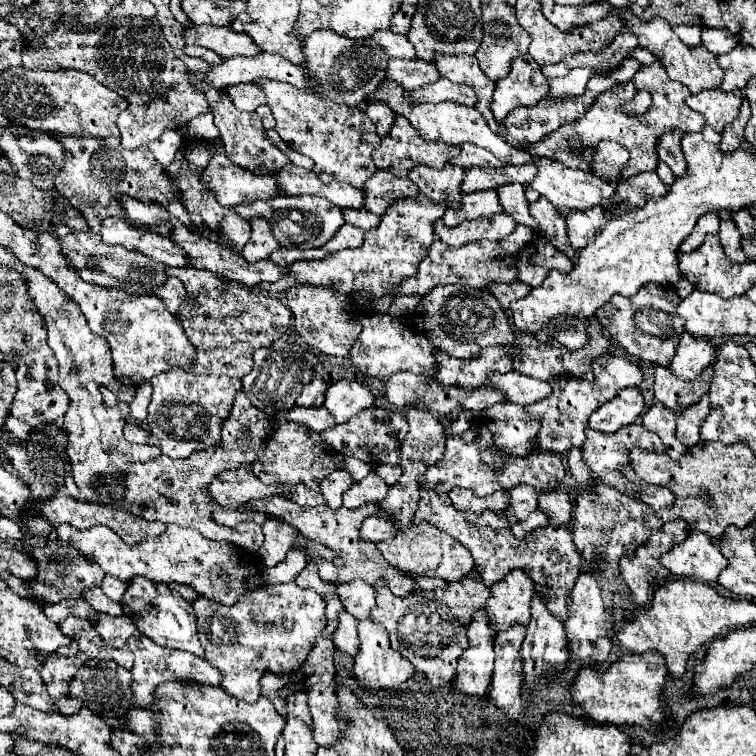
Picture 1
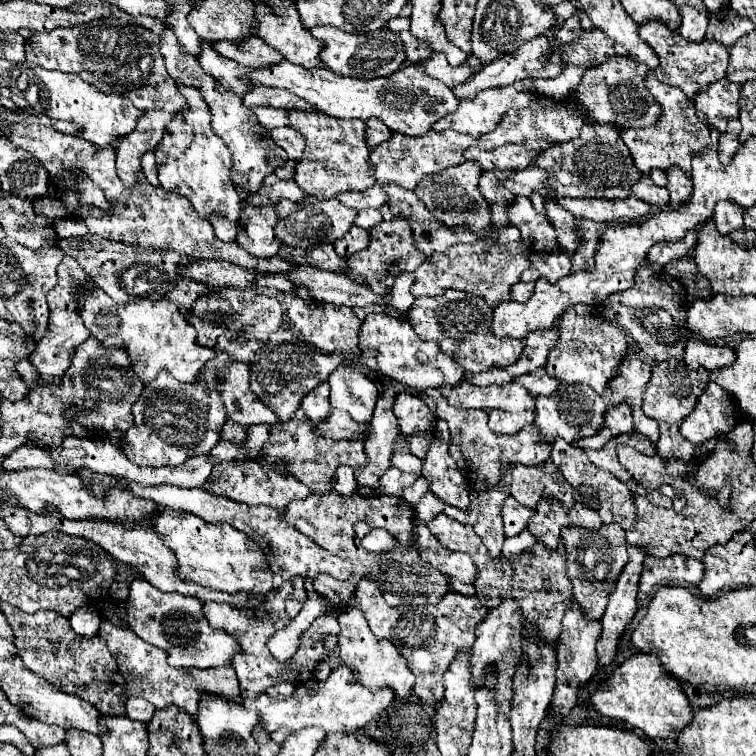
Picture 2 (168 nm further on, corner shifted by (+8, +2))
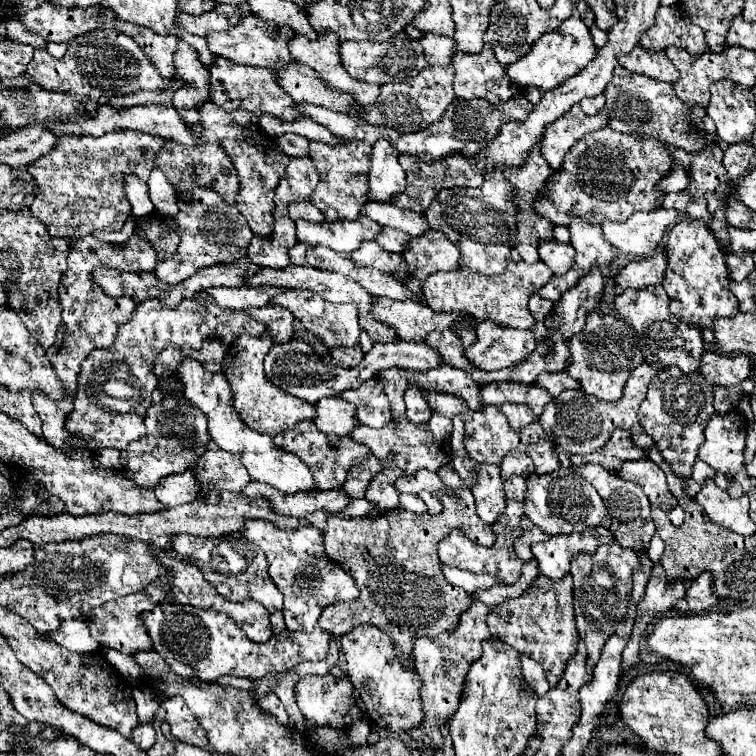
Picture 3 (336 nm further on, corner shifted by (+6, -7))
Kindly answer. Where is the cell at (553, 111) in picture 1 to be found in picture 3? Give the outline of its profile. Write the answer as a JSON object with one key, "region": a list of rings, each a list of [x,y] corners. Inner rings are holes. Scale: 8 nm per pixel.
{"region":[[[400,155],[400,165],[406,171],[406,189],[404,193],[396,195],[396,207],[400,209],[410,209],[416,213],[422,213],[430,207],[432,199],[438,195],[438,191],[442,189],[452,189],[452,187],[480,187],[482,179],[480,175],[476,175],[476,167],[472,167],[470,157],[466,155],[450,155],[448,159],[440,161],[440,163],[424,163],[420,159],[412,159],[412,155]]]}

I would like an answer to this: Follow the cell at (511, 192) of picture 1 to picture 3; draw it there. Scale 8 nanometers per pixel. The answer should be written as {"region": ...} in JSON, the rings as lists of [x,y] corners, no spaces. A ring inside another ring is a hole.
{"region":[[[558,241],[540,243],[538,253],[540,253],[540,259],[554,271],[554,275],[564,275],[564,271],[572,269],[574,255],[576,255],[572,245],[564,245]]]}

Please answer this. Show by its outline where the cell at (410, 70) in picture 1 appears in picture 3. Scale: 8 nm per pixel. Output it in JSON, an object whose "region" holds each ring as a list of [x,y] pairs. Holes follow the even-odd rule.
{"region":[[[484,45],[482,51],[478,53],[464,53],[464,51],[458,51],[454,55],[454,61],[452,61],[452,67],[456,71],[456,79],[454,79],[454,91],[456,91],[456,97],[460,99],[474,99],[474,97],[484,97],[488,103],[496,105],[496,103],[502,103],[502,101],[508,101],[512,99],[514,95],[518,95],[522,91],[520,85],[516,85],[508,73],[506,73],[506,65],[500,65],[494,57],[494,51],[490,45]]]}

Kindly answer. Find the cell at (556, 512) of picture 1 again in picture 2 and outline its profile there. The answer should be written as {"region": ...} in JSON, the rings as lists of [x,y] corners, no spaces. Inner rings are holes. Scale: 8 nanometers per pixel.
{"region":[[[542,498],[536,506],[536,514],[530,518],[528,528],[530,532],[542,540],[546,546],[558,546],[560,530],[564,526],[586,526],[586,528],[598,528],[602,522],[598,520],[596,512],[584,510],[582,506],[576,510],[574,506],[566,508],[556,498]]]}

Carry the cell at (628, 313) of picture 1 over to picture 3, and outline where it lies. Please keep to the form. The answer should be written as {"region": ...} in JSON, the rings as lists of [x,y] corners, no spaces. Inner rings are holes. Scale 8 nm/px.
{"region":[[[662,285],[646,287],[640,291],[624,291],[616,297],[616,311],[630,323],[630,327],[644,339],[648,351],[662,363],[662,365],[676,365],[684,373],[694,373],[700,369],[700,359],[704,355],[702,345],[702,331],[698,327],[680,323],[668,309],[670,297]]]}

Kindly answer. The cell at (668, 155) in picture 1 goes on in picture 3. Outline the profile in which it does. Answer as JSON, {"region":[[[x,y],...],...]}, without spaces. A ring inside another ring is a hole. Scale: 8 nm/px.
{"region":[[[682,219],[674,225],[668,237],[668,269],[664,271],[664,289],[670,295],[670,311],[682,323],[690,323],[700,331],[712,331],[712,321],[720,317],[734,317],[740,313],[738,299],[730,291],[728,269],[724,253],[716,237],[704,227],[690,219]]]}

